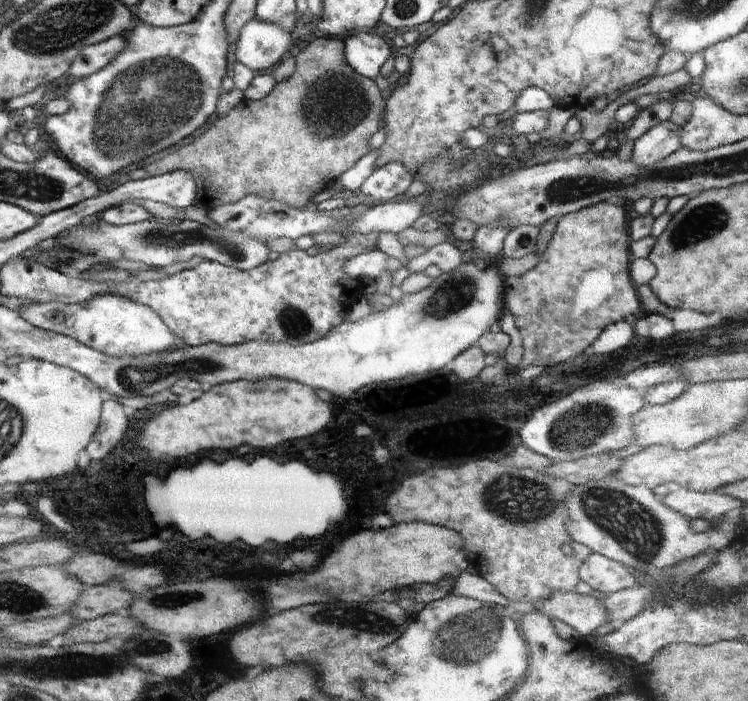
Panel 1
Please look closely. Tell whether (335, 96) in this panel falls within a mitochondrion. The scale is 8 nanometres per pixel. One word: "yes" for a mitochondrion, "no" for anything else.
yes

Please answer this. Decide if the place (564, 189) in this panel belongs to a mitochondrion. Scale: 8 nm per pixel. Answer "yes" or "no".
yes

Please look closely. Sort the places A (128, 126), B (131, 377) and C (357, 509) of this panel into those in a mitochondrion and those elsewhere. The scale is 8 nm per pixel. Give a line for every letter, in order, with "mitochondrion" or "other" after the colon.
A: mitochondrion
B: mitochondrion
C: other

